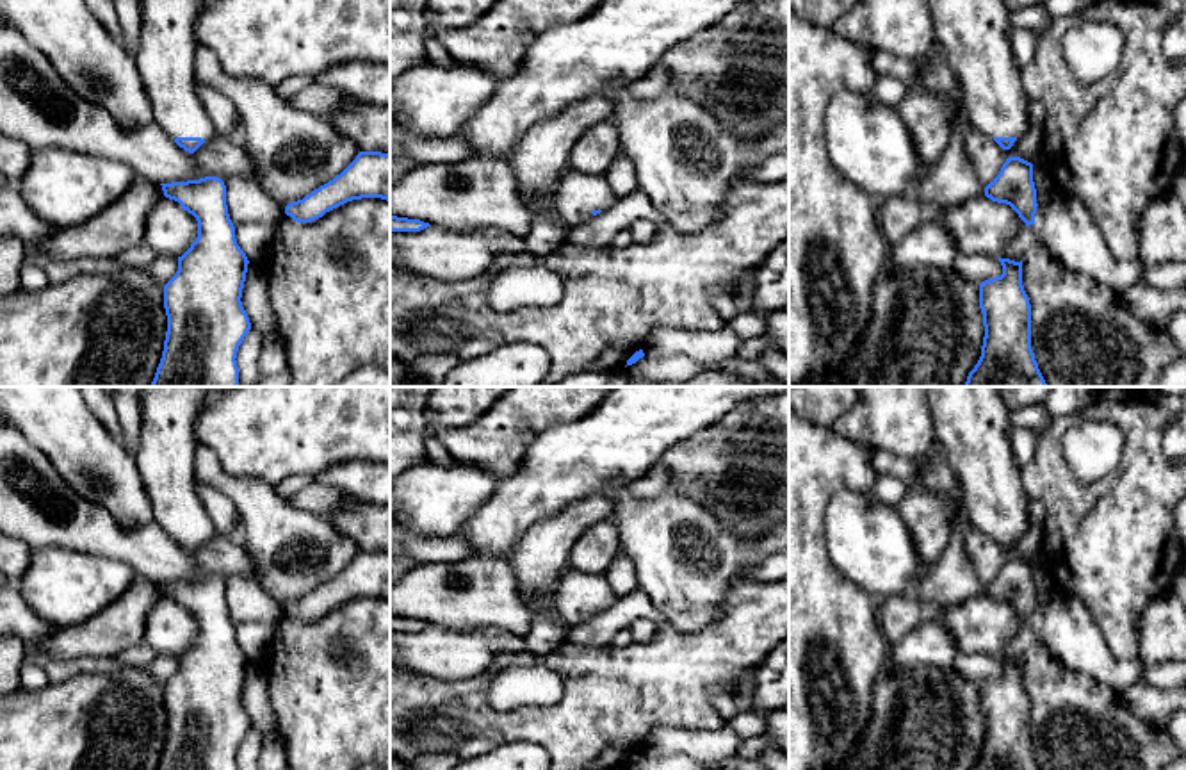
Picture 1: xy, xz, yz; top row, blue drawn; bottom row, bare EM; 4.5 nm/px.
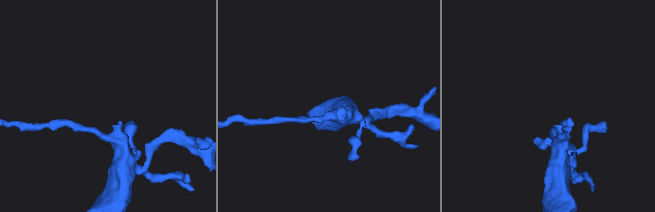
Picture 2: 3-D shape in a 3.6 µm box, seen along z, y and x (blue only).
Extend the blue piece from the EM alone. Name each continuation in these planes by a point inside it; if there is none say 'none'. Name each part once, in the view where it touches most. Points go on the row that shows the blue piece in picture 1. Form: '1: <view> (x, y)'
1: xy (166, 57)

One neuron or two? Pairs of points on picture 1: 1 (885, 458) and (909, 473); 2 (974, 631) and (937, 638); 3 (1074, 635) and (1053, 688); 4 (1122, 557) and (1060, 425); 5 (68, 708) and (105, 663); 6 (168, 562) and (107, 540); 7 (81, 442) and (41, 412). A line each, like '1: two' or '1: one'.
1: one
2: two
3: two
4: one
5: two
6: one
7: one

